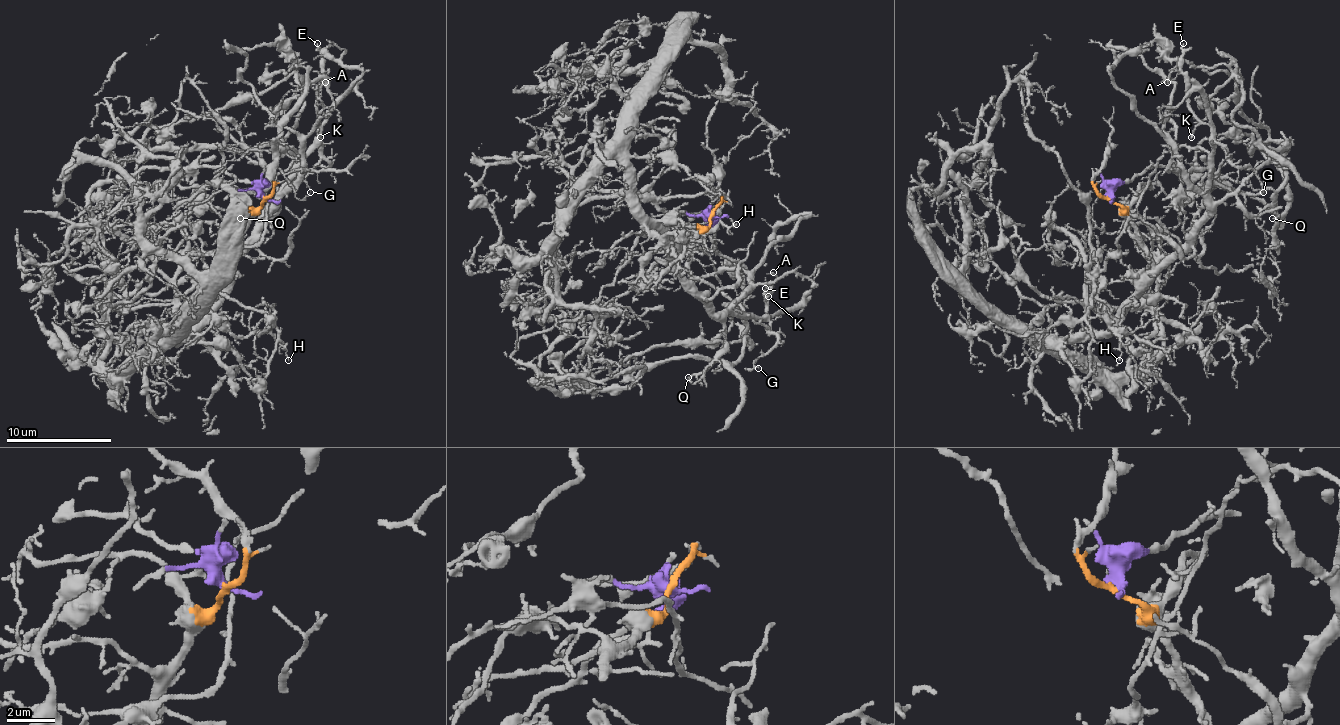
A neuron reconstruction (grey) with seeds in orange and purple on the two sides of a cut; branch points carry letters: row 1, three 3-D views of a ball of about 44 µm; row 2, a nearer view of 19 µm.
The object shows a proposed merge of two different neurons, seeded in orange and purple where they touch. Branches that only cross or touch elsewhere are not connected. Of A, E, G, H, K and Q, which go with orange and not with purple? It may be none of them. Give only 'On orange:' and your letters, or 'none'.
On orange: A, E, G, H, K, Q

